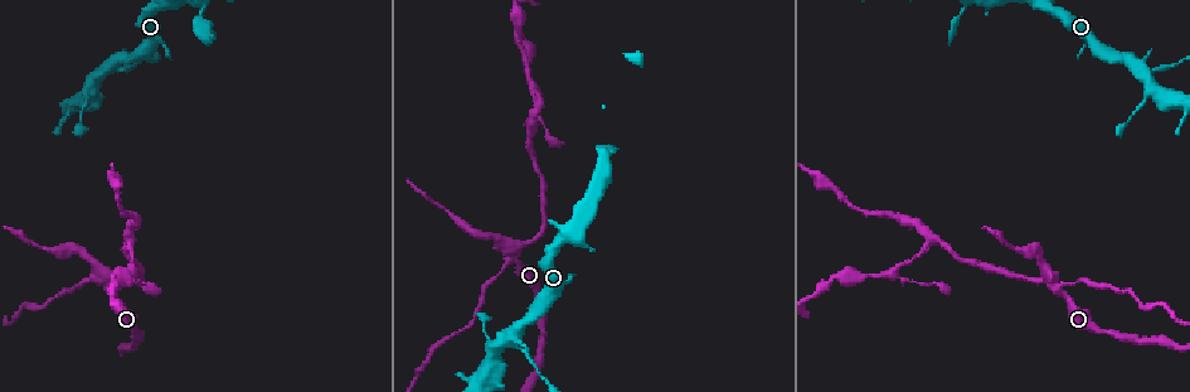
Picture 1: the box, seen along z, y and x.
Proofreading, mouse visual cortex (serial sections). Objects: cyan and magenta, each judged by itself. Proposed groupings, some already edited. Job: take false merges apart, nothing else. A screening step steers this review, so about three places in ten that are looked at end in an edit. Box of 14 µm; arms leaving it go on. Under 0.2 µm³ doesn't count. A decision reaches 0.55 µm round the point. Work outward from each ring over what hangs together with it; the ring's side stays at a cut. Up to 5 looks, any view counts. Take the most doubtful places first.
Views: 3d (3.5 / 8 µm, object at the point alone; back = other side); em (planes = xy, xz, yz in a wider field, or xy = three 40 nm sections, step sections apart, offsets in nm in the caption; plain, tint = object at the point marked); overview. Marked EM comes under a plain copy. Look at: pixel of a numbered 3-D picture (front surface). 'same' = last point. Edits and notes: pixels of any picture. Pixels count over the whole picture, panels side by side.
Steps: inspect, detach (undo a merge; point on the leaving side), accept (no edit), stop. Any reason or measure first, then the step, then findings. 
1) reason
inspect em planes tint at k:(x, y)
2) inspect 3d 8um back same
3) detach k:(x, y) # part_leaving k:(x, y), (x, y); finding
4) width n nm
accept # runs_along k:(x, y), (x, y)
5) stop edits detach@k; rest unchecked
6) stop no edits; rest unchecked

three arms meet
inspect 3d 3.5um at 1:(1140, 70)

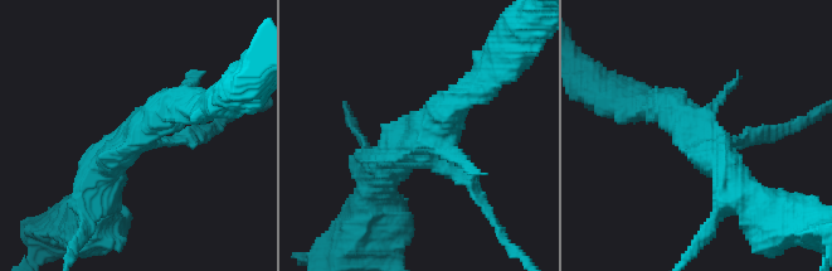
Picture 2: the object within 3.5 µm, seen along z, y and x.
now the EM
inspect em xy step 1 tint at 2:(704, 139)

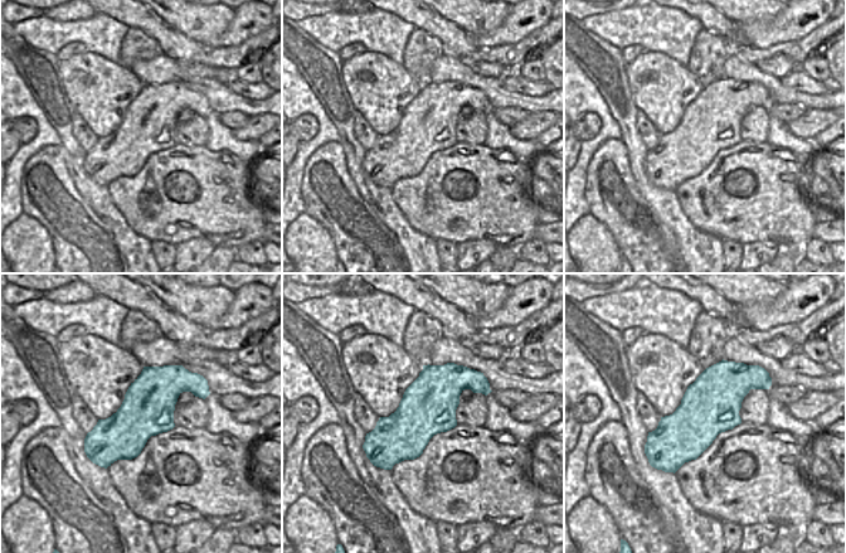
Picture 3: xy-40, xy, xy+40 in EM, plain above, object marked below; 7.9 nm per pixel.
accept # runs_along 2:(471, 90), (374, 183); continuous, no second cell

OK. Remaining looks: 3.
narrows sharply
inspect 3d 3.5um back at 1:(514, 249)

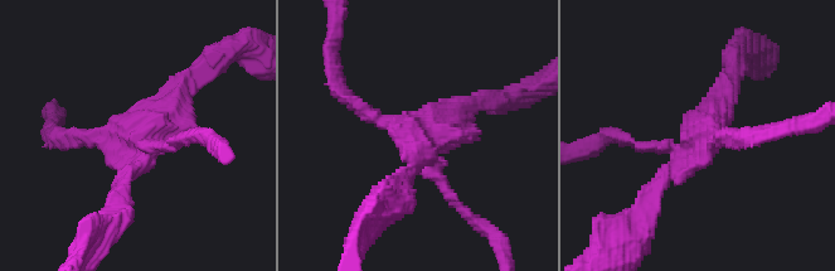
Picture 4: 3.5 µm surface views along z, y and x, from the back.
arm_widths 150, 200, 200, 400 nm
detach 4:(455, 203) # a second cell is stuck on

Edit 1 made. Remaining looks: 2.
stop edits detach@4; rest unchecked

